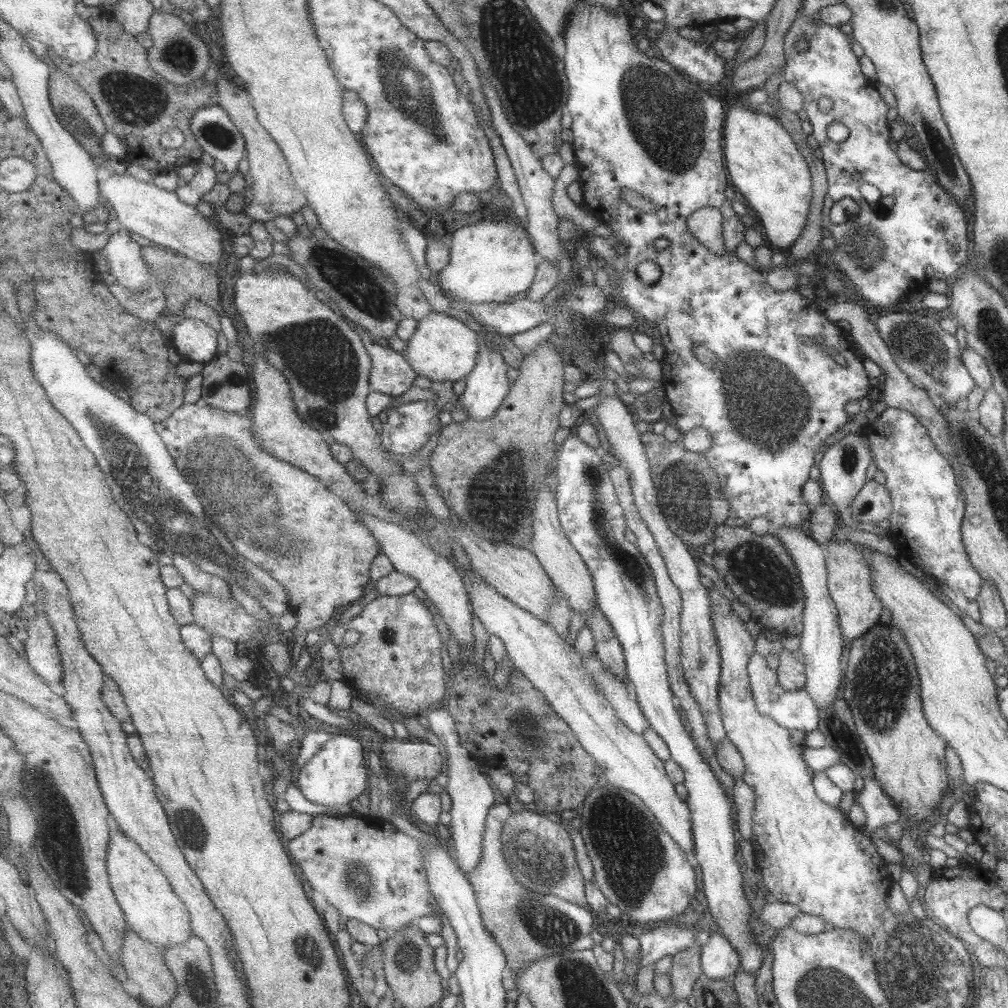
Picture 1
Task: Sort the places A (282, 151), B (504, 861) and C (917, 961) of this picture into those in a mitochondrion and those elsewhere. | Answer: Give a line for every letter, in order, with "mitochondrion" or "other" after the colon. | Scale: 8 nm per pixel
A: other
B: mitochondrion
C: mitochondrion

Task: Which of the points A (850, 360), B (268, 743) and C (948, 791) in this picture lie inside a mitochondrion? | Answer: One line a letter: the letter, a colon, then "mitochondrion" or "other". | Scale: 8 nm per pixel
A: other
B: other
C: other

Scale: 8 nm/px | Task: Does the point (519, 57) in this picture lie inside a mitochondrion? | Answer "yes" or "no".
yes

